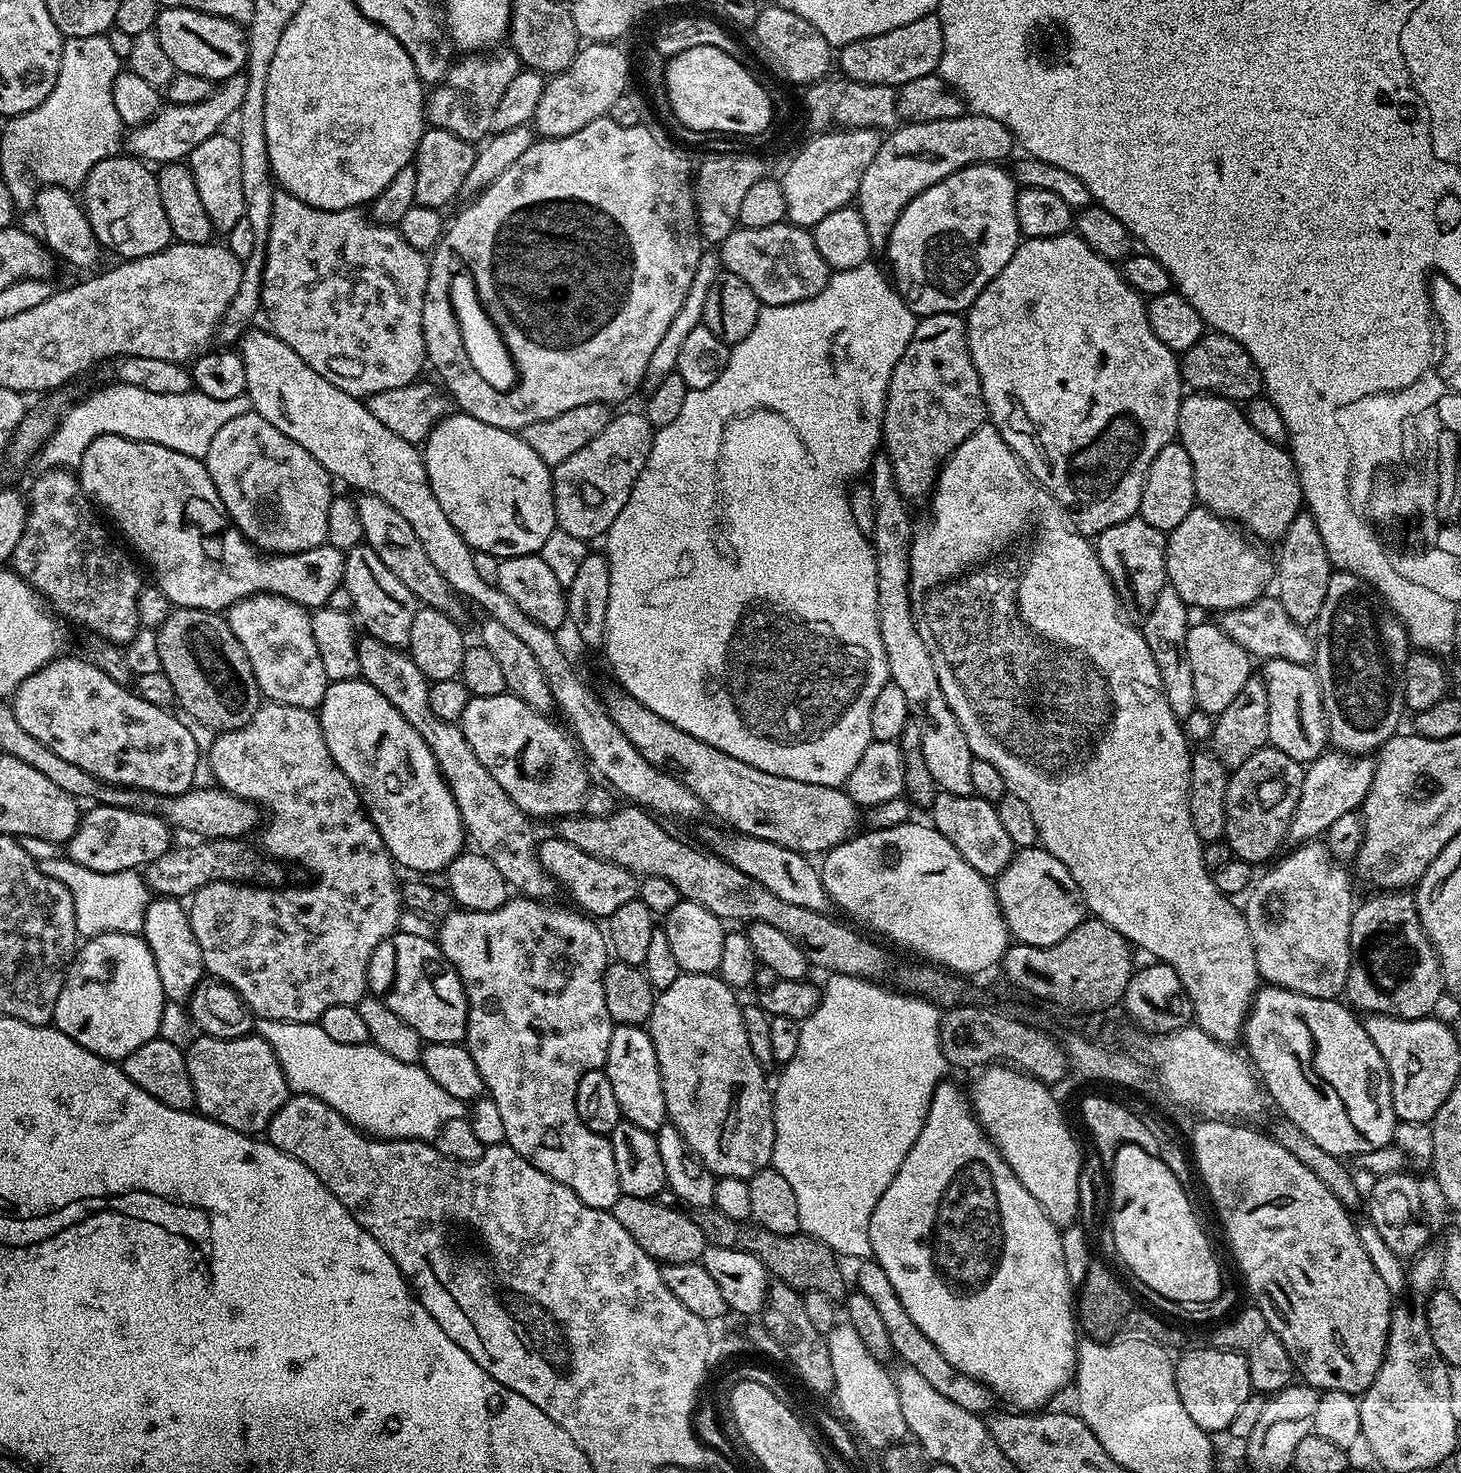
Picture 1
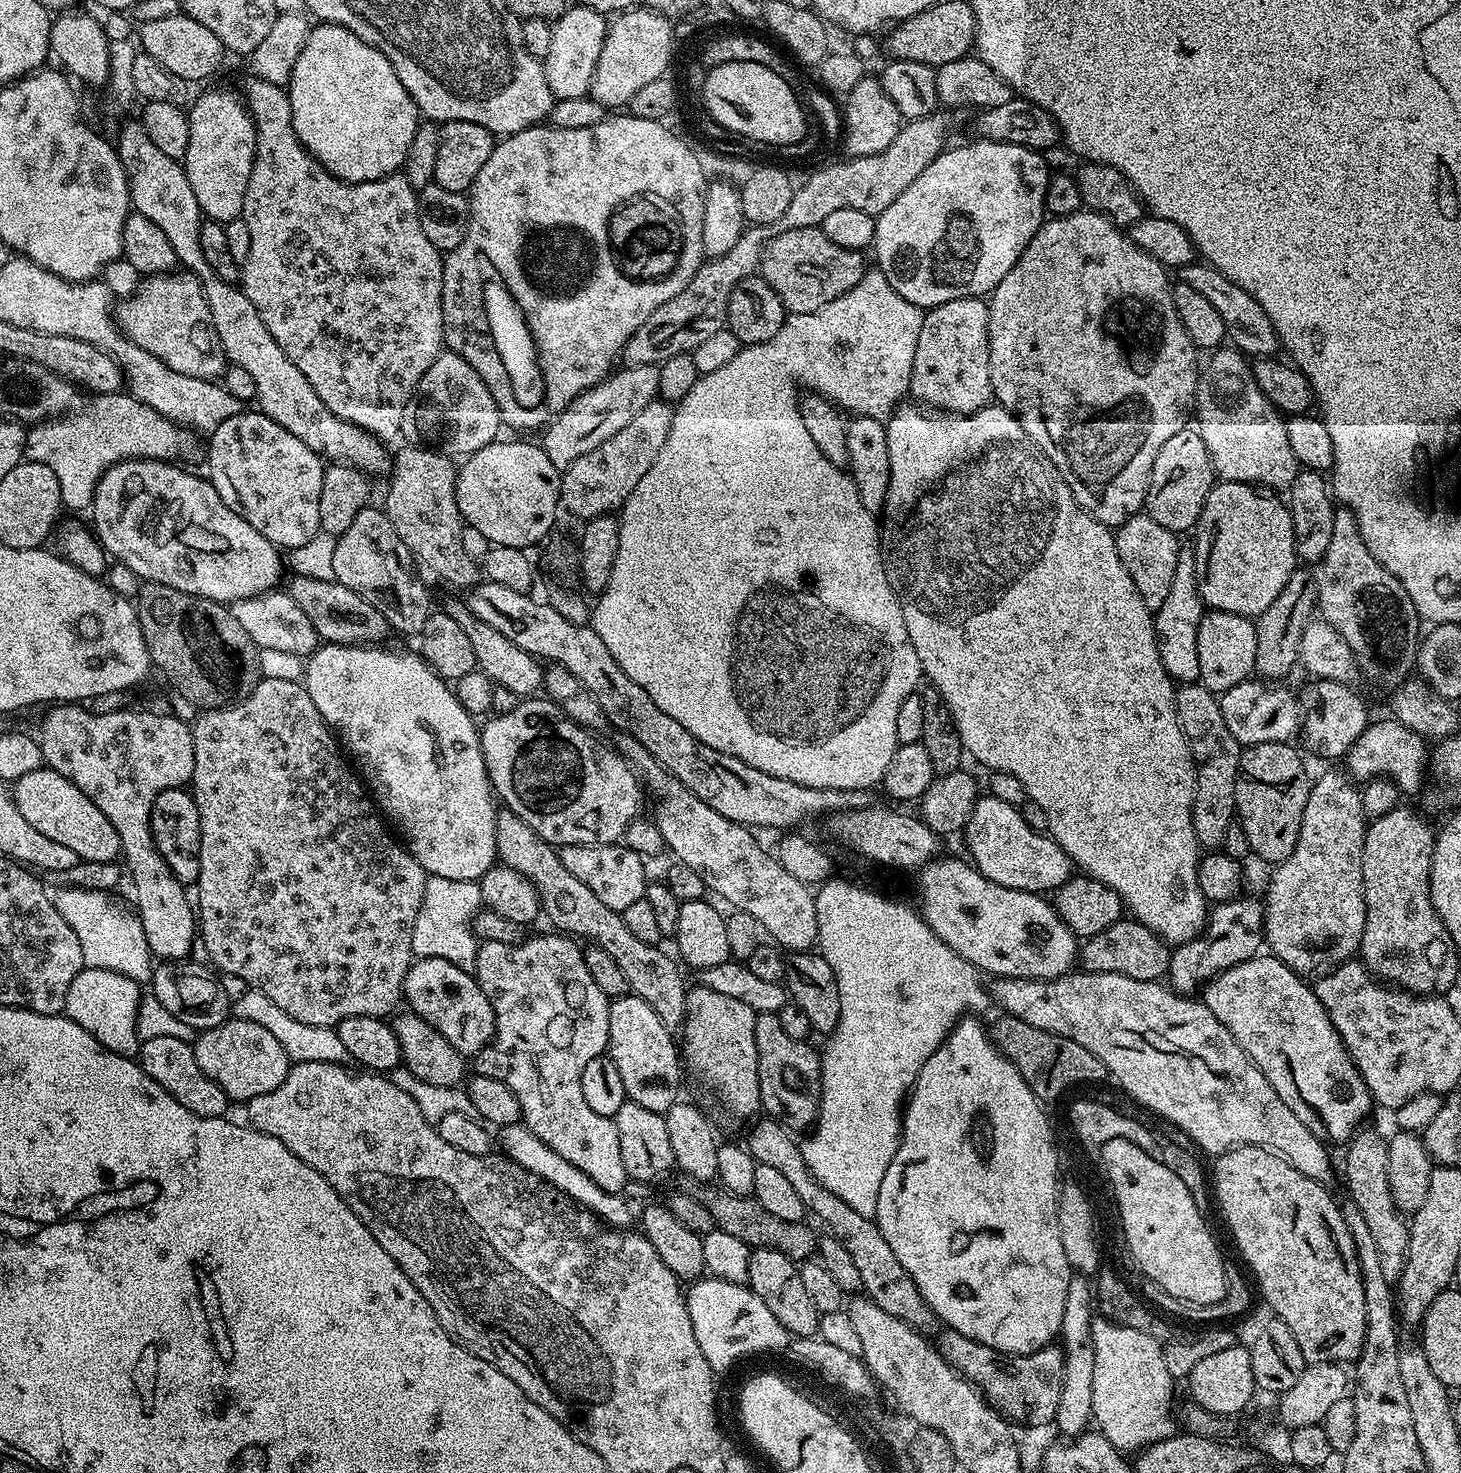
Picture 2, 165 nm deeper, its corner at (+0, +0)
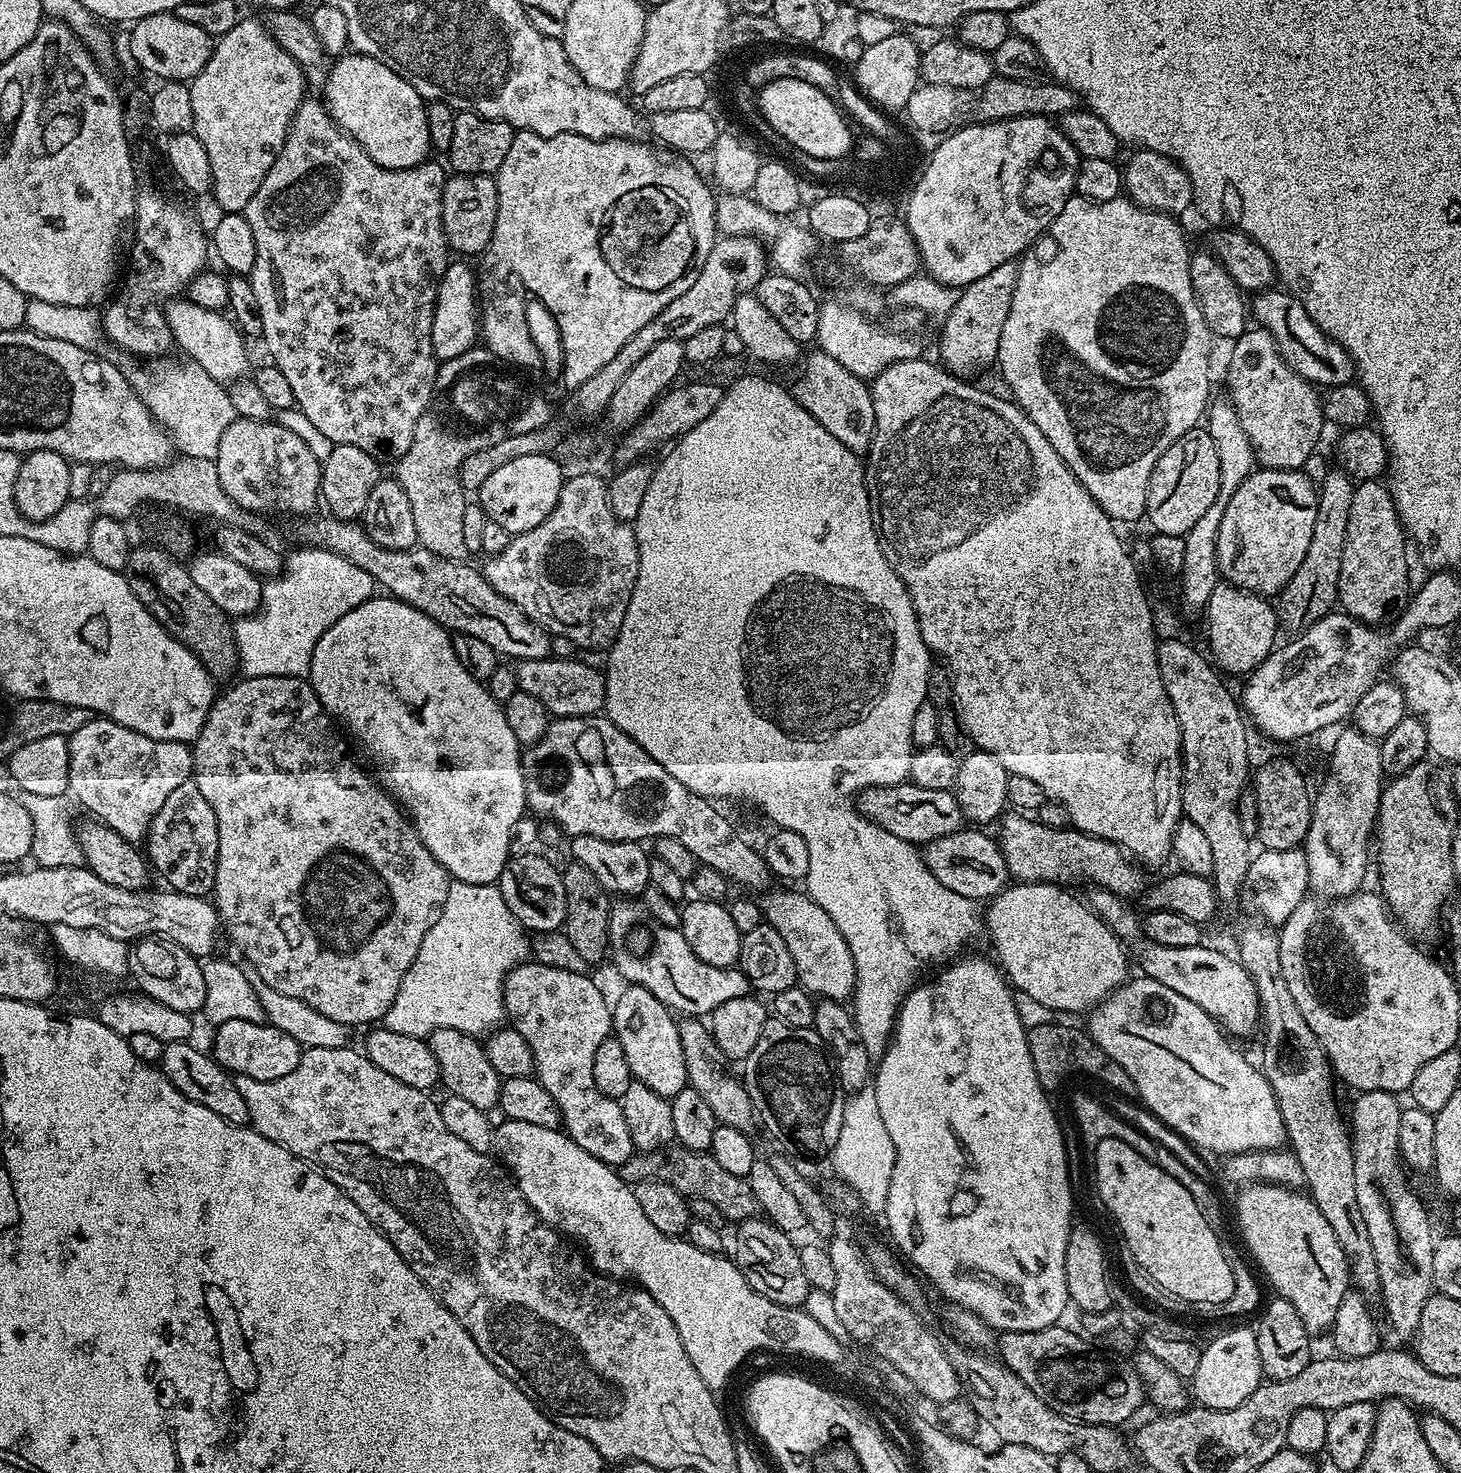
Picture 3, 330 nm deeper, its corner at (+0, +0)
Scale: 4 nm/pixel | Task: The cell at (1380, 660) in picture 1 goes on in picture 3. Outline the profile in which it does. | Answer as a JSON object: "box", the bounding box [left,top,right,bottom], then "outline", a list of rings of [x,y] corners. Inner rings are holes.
{"box":[1336,479,1408,625],"outline":[[[1379,479],[1359,481],[1352,490],[1350,522],[1346,522],[1346,546],[1342,550],[1342,566],[1336,594],[1339,607],[1361,624],[1387,625],[1393,617],[1408,607],[1408,548],[1404,545],[1404,540],[1406,541],[1404,525],[1400,523],[1400,515],[1388,493],[1387,483]]]}

